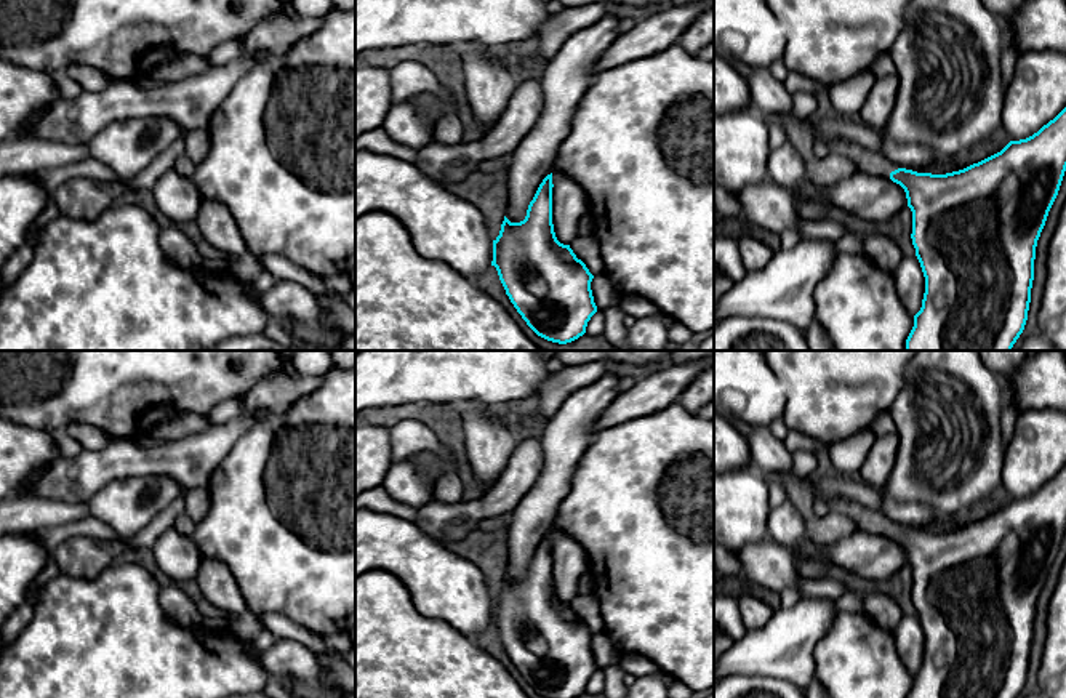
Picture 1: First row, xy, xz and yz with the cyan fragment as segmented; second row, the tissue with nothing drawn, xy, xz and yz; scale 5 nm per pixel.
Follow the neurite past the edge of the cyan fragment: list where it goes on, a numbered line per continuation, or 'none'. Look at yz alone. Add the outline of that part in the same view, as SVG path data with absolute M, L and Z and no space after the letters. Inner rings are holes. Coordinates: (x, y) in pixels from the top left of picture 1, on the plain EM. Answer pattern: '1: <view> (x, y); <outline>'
1: yz (868, 521); M836 498L828 501L832 512L852 519L861 532L890 536L890 532L900 525L892 522L882 512L872 511L853 499Z

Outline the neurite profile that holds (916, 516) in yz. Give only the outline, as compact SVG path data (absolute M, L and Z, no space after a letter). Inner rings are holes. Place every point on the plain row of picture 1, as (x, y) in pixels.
M882 493L880 512L900 527L924 532L940 514L928 504L901 503Z

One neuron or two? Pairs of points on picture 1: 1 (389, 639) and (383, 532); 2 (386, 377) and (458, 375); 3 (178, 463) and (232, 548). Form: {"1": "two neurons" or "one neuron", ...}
{"1": "two neurons", "2": "one neuron", "3": "two neurons"}

